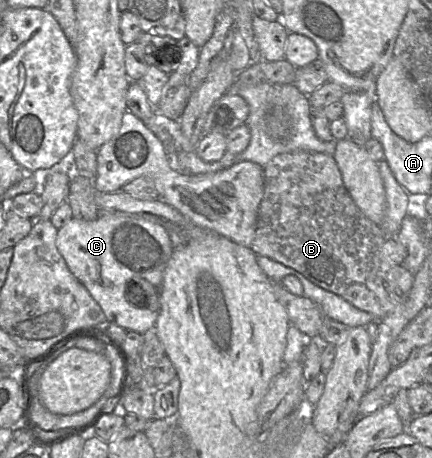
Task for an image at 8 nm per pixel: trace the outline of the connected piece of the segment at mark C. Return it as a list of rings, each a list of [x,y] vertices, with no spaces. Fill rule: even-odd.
[[[101,212],[101,215],[92,221],[72,217],[58,230],[56,246],[70,271],[100,305],[108,322],[143,335],[153,331],[161,310],[163,273],[174,250],[168,232],[161,224],[143,217],[116,212]],[[137,281],[147,281],[157,288],[156,294],[148,297],[144,305],[137,305],[137,299],[133,300],[131,293],[129,294],[130,285]]]

